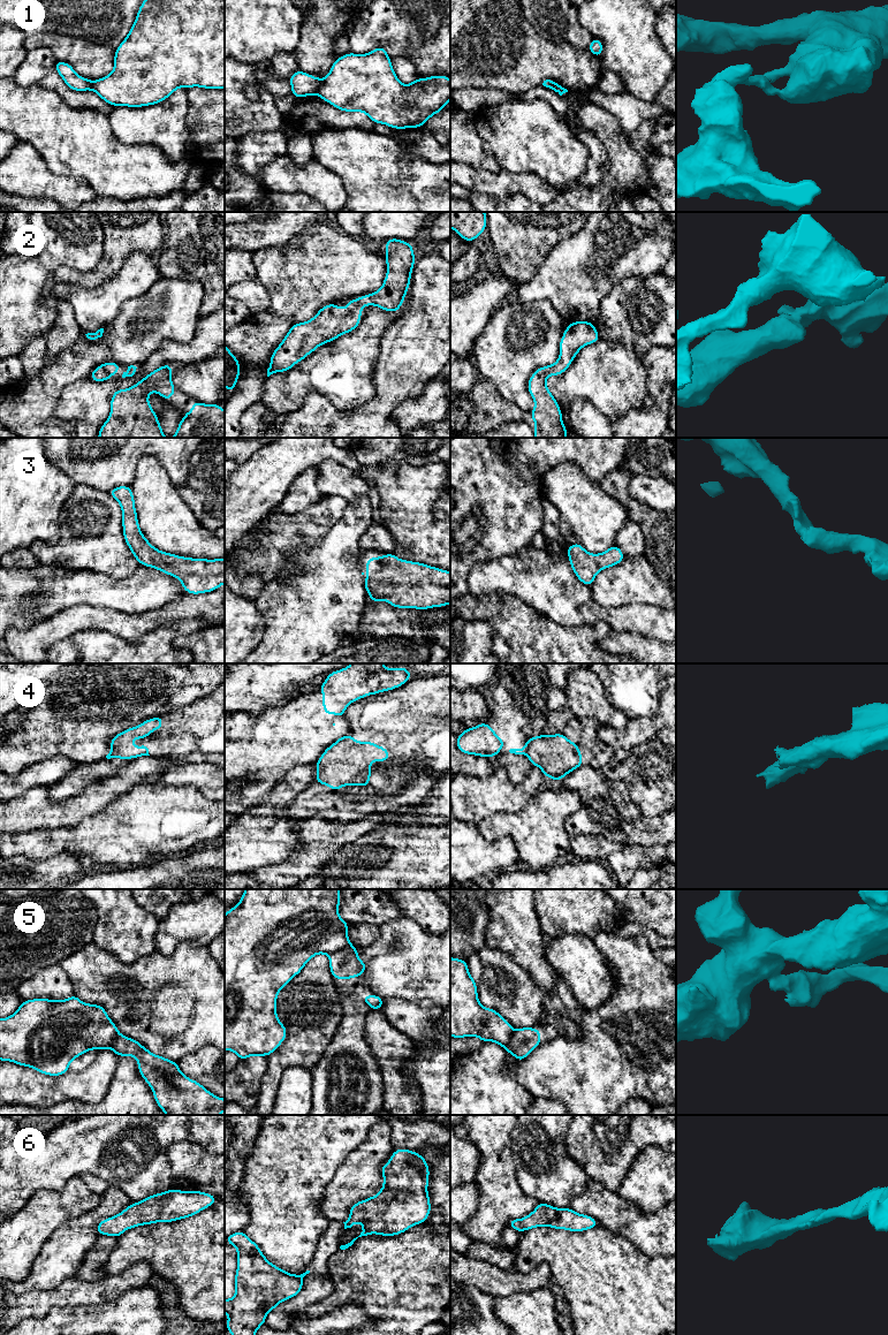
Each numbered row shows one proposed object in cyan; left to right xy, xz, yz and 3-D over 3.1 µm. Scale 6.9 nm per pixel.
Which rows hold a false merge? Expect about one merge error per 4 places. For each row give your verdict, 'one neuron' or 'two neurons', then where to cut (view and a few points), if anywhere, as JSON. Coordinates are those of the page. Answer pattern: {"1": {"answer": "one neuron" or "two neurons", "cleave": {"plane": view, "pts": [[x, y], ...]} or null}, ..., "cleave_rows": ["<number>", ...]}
{"1": {"answer": "two neurons", "cleave": {"plane": "xz", "pts": [[321, 80], [316, 92]]}}, "2": {"answer": "one neuron", "cleave": null}, "3": {"answer": "one neuron", "cleave": null}, "4": {"answer": "two neurons", "cleave": {"plane": "yz", "pts": [[525, 745], [526, 753]]}}, "5": {"answer": "two neurons", "cleave": {"plane": "xz", "pts": [[350, 943], [328, 955]]}}, "6": {"answer": "one neuron", "cleave": null}, "cleave_rows": ["1", "4", "5"]}

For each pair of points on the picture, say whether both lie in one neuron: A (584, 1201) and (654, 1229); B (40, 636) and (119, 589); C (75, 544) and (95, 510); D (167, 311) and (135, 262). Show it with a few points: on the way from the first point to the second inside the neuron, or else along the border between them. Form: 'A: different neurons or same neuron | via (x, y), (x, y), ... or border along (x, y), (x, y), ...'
A: same neuron | via (601, 1204), (637, 1224)
B: different neurons | border along (65, 608), (86, 604), (113, 608), (118, 612)
C: same neuron | via (69, 536), (86, 518)
D: different neurons | border along (162, 277), (143, 294), (128, 301)

